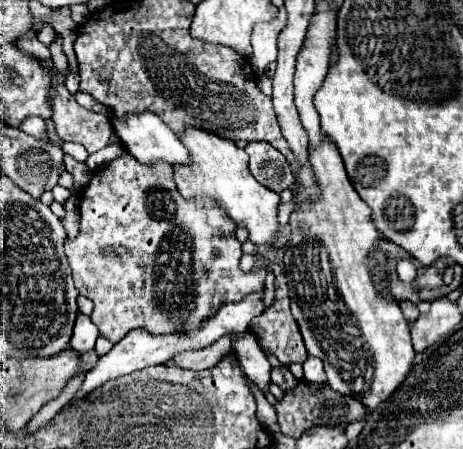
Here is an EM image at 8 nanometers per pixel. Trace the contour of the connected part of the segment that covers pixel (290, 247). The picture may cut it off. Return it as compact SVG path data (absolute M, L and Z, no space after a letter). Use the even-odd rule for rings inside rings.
M324 141L318 151L310 151L310 163L314 163L314 173L322 187L322 203L302 201L302 207L290 215L292 237L284 251L284 271L290 287L292 315L302 331L308 353L324 361L328 385L374 411L402 387L414 365L410 325L388 291L388 279L380 279L380 285L384 287L380 291L378 281L370 271L368 257L374 257L372 261L376 267L384 267L388 261L380 249L382 235L372 219L372 209L354 191L334 143Z

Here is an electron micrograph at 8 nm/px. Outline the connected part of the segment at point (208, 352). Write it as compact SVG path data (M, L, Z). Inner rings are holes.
M224 335L222 339L218 339L210 347L202 347L202 349L194 349L194 351L182 351L182 353L174 355L168 363L174 363L174 365L188 369L188 371L212 369L216 363L220 363L226 355L230 355L234 351L234 345L232 345L234 337L236 335Z

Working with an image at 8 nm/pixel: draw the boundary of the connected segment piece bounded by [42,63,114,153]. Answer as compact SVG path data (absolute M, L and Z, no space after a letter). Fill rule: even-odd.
M42 63L42 65L52 75L52 87L56 89L54 107L52 107L56 133L64 141L80 143L86 147L88 153L96 153L110 141L114 133L110 117L80 107L74 95L70 95L68 89L64 87L64 77L56 75L56 71L50 69L48 63Z

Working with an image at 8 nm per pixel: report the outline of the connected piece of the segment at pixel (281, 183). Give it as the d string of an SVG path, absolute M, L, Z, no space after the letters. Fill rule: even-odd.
M248 141L244 149L250 155L248 169L258 183L276 193L290 189L290 183L294 183L294 173L280 151L270 147L266 141Z

